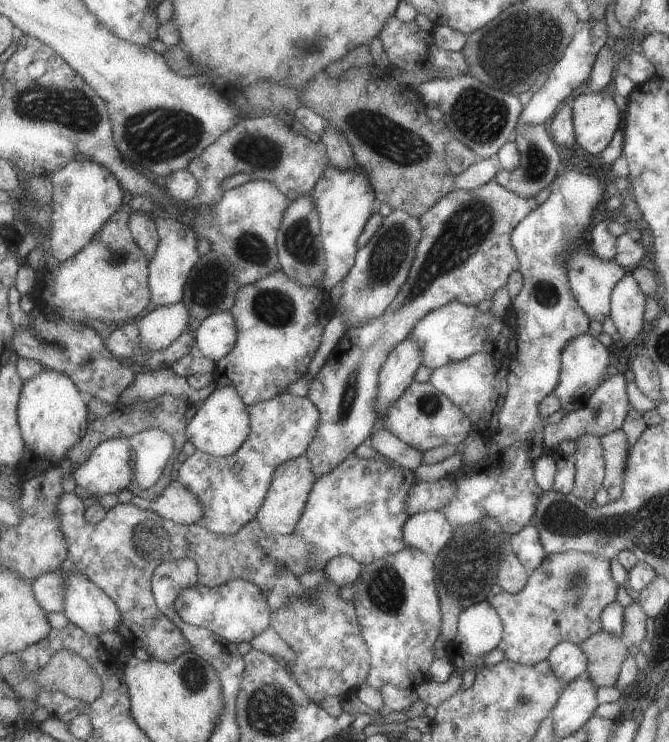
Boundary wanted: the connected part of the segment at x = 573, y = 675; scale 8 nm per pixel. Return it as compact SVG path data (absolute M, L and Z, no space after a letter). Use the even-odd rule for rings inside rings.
M569 641L558 642L550 650L546 660L550 663L555 676L565 684L585 674L587 657L582 651L582 647L575 643Z

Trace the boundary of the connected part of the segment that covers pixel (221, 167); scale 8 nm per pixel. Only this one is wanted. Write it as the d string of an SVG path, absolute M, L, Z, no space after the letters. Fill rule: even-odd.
M273 115L244 117L241 122L208 146L189 170L201 182L203 194L196 205L213 206L223 196L217 189L228 177L239 173L252 174L255 179L274 182L293 201L314 191L315 185L331 164L328 148L321 134L309 132L295 118L293 123Z

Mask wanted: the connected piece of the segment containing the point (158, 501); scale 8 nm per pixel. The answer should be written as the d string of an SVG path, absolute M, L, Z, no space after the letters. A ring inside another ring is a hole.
M179 478L170 481L170 485L155 500L149 501L136 496L133 504L142 509L158 512L166 519L171 519L180 525L199 524L205 516L205 507L199 497L192 493Z

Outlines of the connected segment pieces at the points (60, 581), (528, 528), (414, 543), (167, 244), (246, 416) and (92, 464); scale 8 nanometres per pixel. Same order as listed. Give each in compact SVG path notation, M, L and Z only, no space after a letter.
M57 569L38 578L34 583L36 597L47 612L66 612L68 584L66 572Z
M532 523L525 525L521 532L511 536L510 550L521 559L527 572L537 569L546 556L546 551L539 540L538 530Z
M423 511L411 515L404 526L409 546L435 558L454 537L455 526L443 511Z
M157 217L160 243L155 258L150 262L150 289L152 292L152 307L174 305L184 300L185 284L194 264L201 258L197 252L197 234L194 226L181 224L173 218Z
M218 386L188 424L189 441L197 450L214 457L221 458L235 454L251 434L251 415L248 408L246 400L235 386Z
M118 437L103 441L87 459L85 464L75 468L74 480L76 486L88 490L95 498L101 498L103 494L122 493L134 477L133 460L131 460L131 449L133 444L130 437Z

